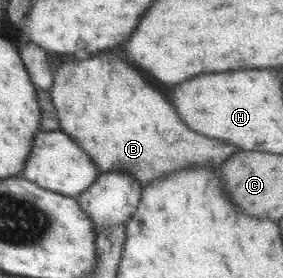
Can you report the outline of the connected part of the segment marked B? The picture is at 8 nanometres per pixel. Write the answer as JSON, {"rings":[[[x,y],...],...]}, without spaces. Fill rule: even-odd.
{"rings":[[[100,54],[82,62],[66,62],[54,75],[54,84],[49,90],[58,113],[60,130],[83,148],[98,167],[100,175],[106,172],[126,171],[132,174],[143,187],[173,172],[198,166],[216,166],[236,152],[234,146],[222,144],[220,140],[206,138],[186,126],[178,116],[176,108],[168,98],[148,84],[142,74],[130,66],[130,61],[122,60],[122,54]]]}

